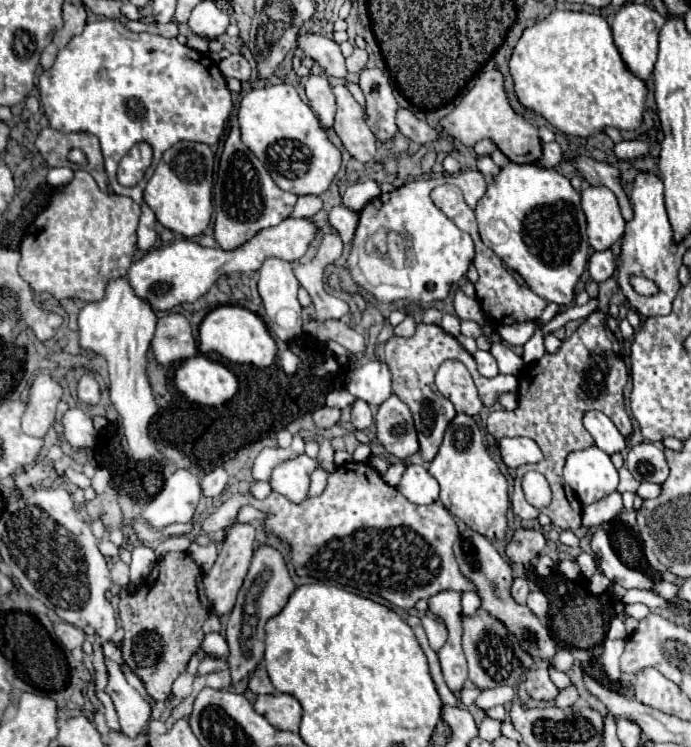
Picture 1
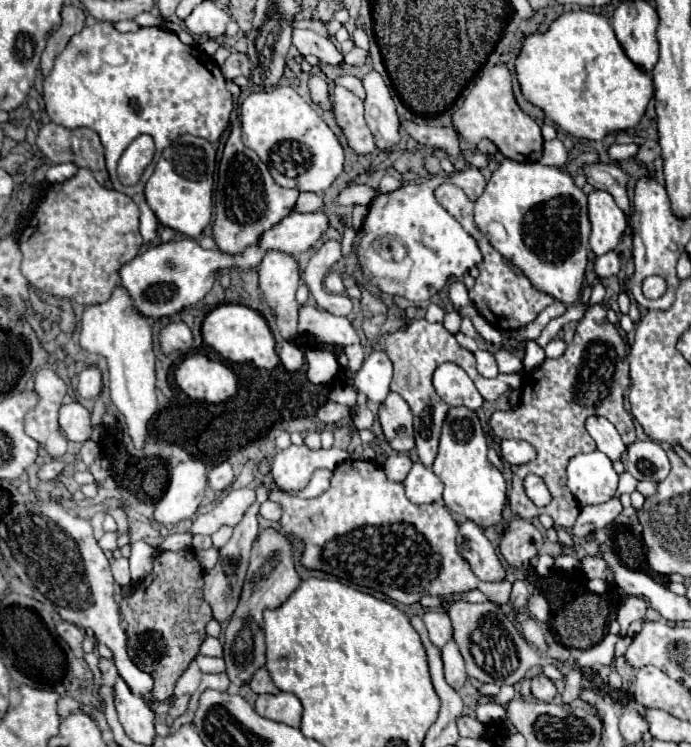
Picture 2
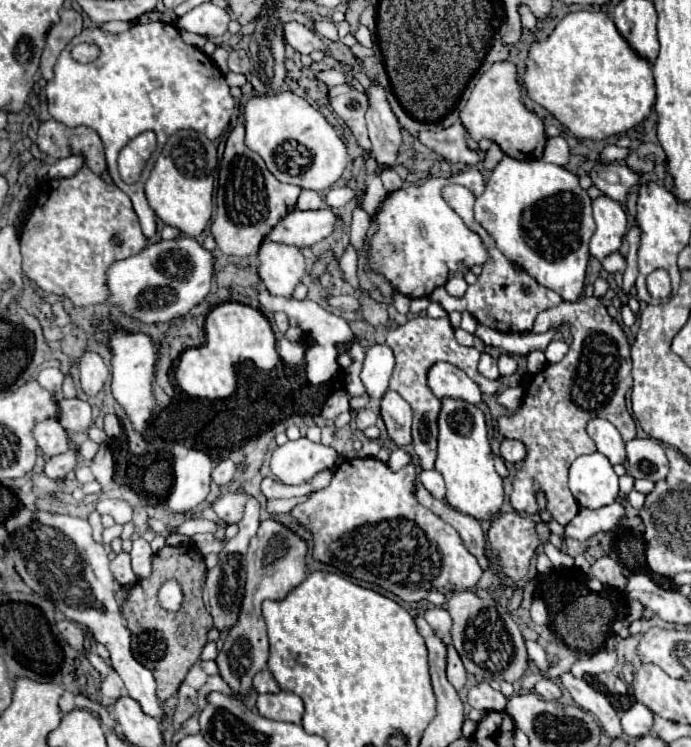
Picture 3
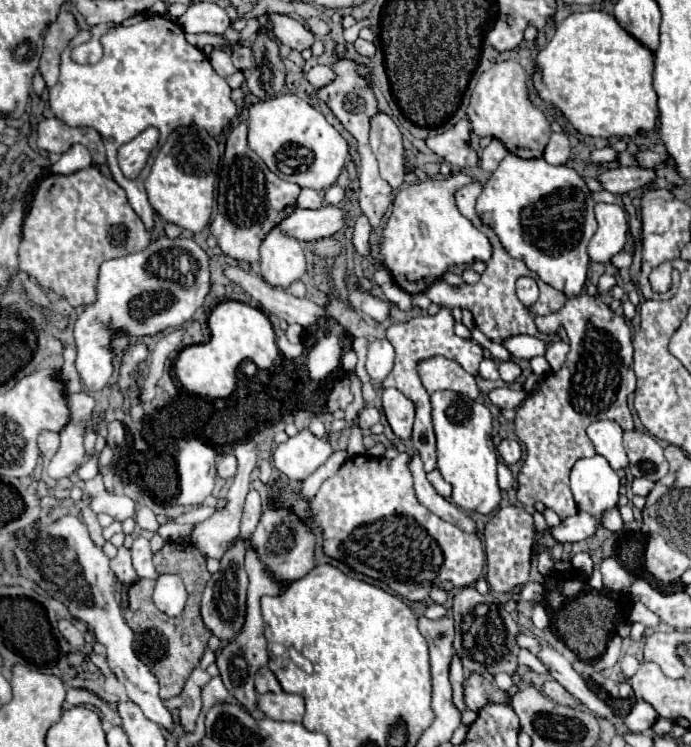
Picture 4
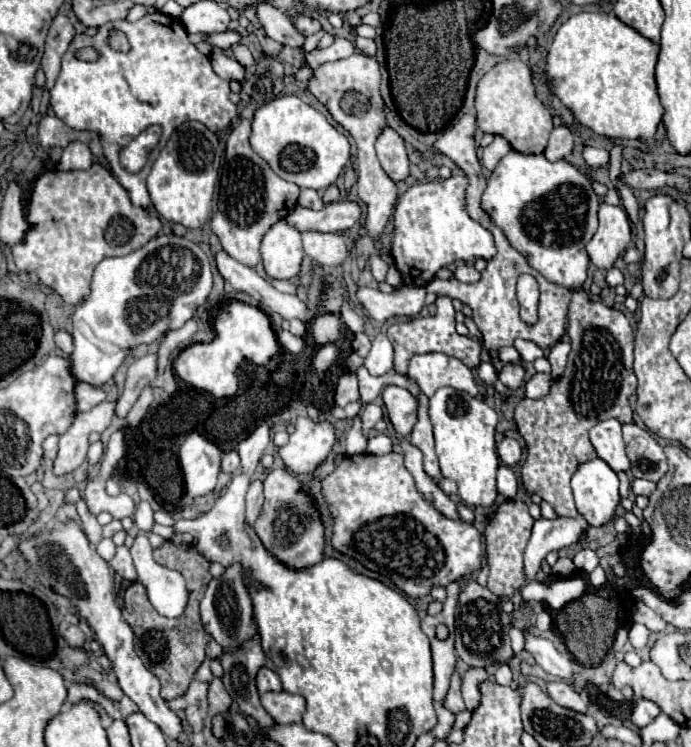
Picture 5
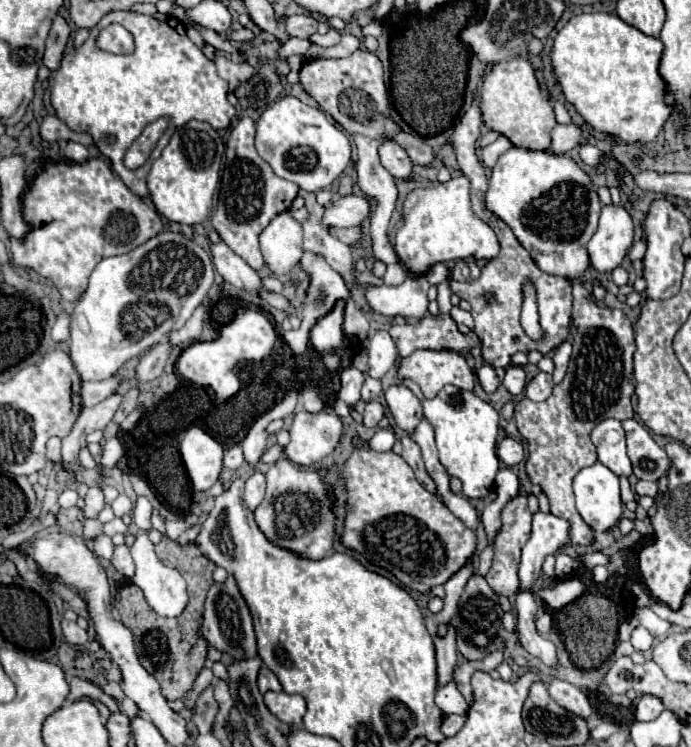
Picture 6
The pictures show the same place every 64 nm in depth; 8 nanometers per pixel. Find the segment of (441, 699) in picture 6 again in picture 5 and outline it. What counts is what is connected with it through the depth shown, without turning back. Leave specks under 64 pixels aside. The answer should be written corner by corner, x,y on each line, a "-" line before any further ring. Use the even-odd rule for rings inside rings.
454,672
452,674
452,684
450,684
450,690
448,690
448,696
446,696
446,708
450,708
452,712
462,712
466,710
464,708
464,700
462,700
462,694
460,694
460,674

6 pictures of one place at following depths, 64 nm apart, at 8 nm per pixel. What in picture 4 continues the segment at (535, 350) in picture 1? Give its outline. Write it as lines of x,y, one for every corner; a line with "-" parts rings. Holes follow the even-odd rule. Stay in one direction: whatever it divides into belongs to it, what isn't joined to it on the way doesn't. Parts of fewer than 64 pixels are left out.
534,356
530,360
530,366
532,366
532,372
538,374
538,376
544,376
544,374
550,372
550,364
548,364
548,360
544,356

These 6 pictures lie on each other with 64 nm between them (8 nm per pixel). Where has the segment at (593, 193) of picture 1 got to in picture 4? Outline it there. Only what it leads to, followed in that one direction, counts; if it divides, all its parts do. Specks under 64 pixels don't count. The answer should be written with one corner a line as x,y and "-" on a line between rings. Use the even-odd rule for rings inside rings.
596,204
598,230
588,244
588,254
592,262
608,264
614,254
618,254
628,238
628,218
620,204

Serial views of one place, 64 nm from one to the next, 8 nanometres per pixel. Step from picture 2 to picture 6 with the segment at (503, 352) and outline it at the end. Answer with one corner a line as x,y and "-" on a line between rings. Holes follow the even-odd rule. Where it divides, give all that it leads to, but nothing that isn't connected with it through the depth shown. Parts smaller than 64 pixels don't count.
508,366
506,374
502,378
502,384
506,386
506,390
512,396
518,396
524,390
524,384
526,384
526,376
524,376
522,366

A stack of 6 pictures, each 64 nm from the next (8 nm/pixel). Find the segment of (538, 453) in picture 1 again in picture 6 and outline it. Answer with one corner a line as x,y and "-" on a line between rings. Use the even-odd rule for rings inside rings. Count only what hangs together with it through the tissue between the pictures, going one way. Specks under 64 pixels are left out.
506,438
498,444
498,458
506,464
506,466
514,466
518,462
522,462
524,458
524,448
518,440
512,440
512,438

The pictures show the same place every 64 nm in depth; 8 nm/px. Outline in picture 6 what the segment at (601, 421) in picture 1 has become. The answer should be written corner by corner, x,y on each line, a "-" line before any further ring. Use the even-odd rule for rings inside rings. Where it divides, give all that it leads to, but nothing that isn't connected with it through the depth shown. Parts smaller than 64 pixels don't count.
604,420
592,430
592,442
598,450
598,460
618,476
630,476
632,466
626,454
626,438
620,420

